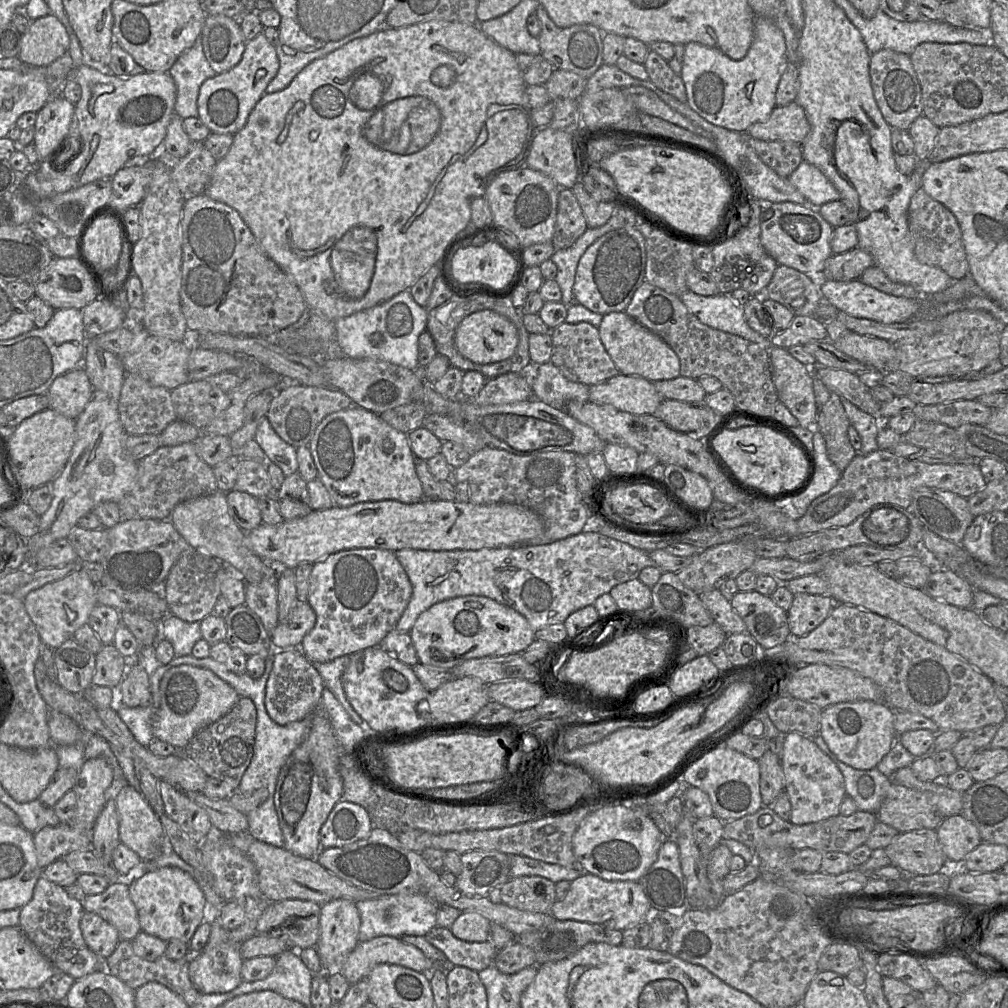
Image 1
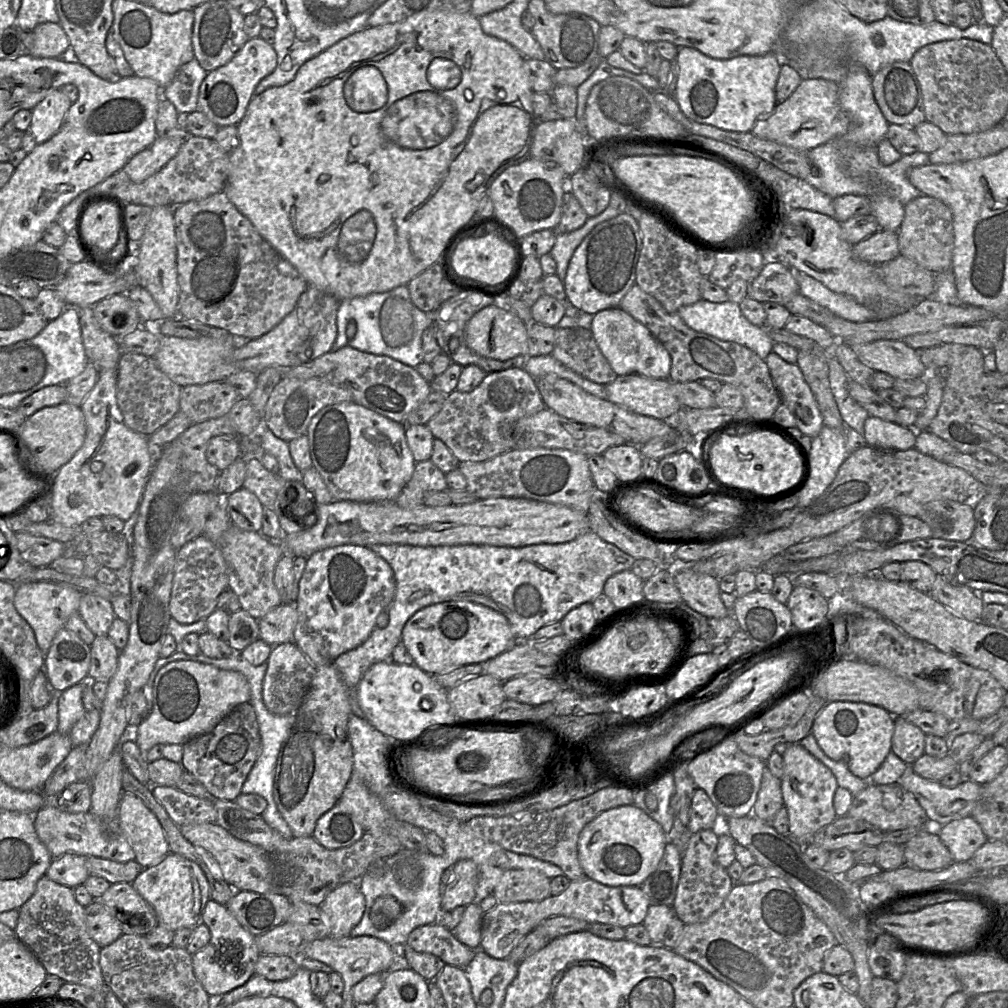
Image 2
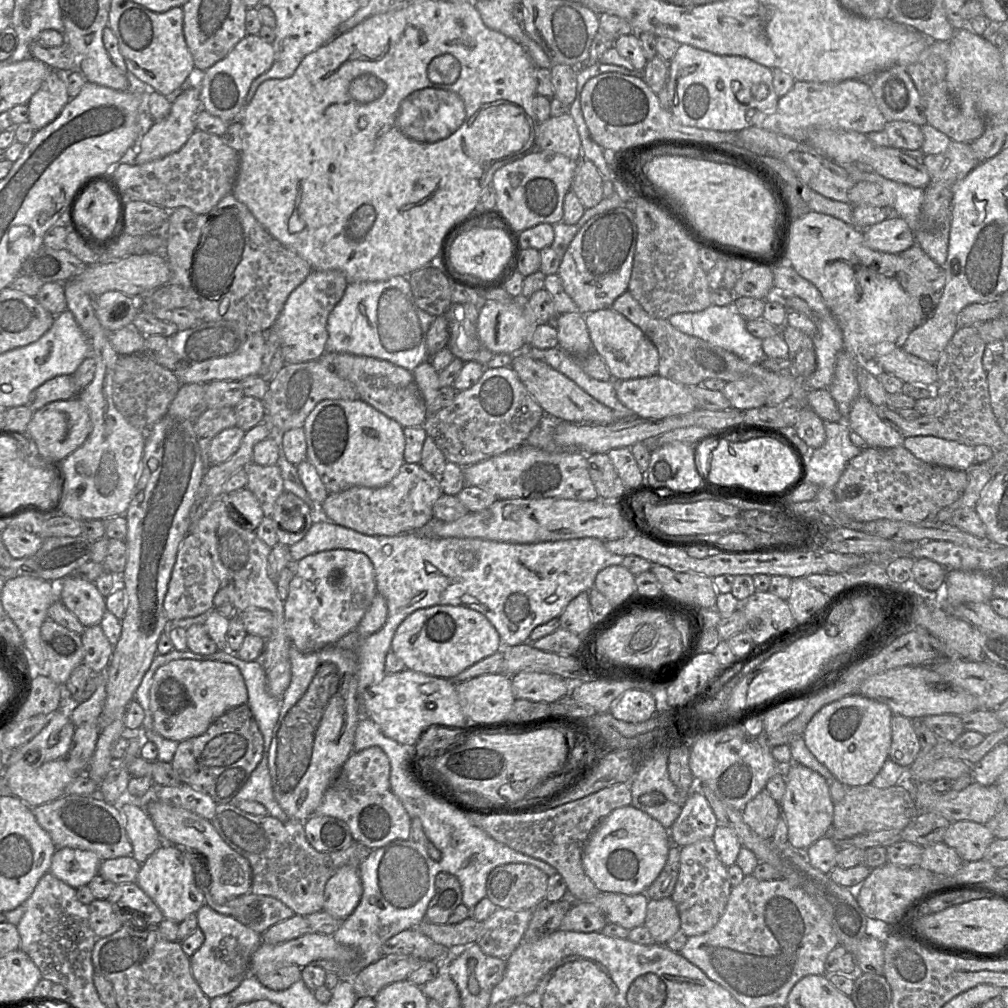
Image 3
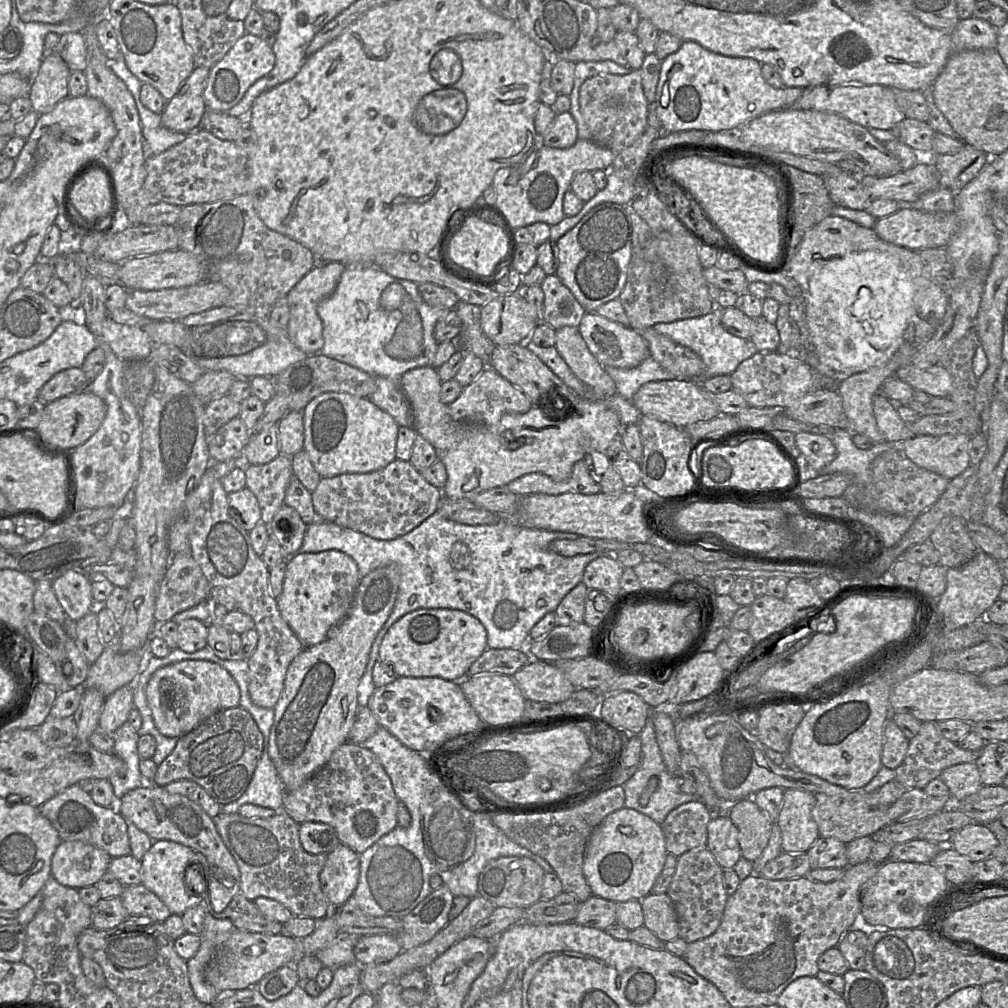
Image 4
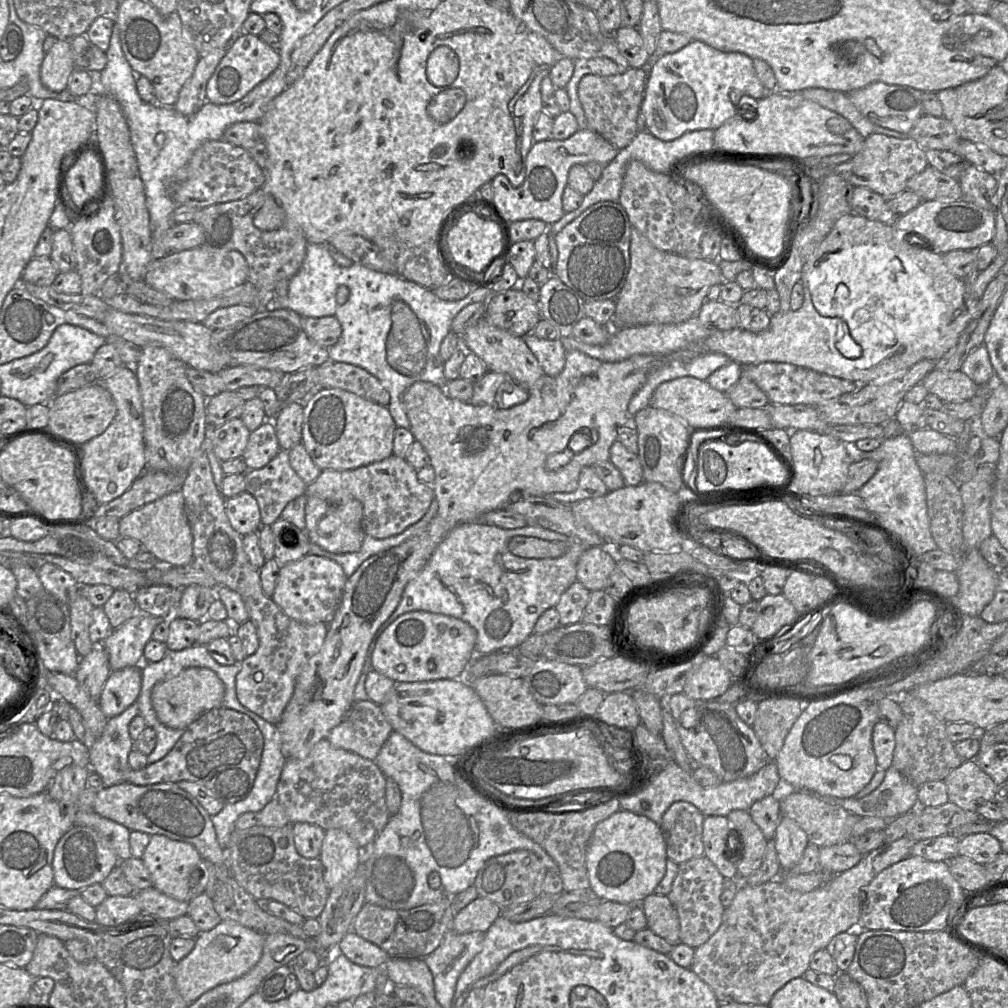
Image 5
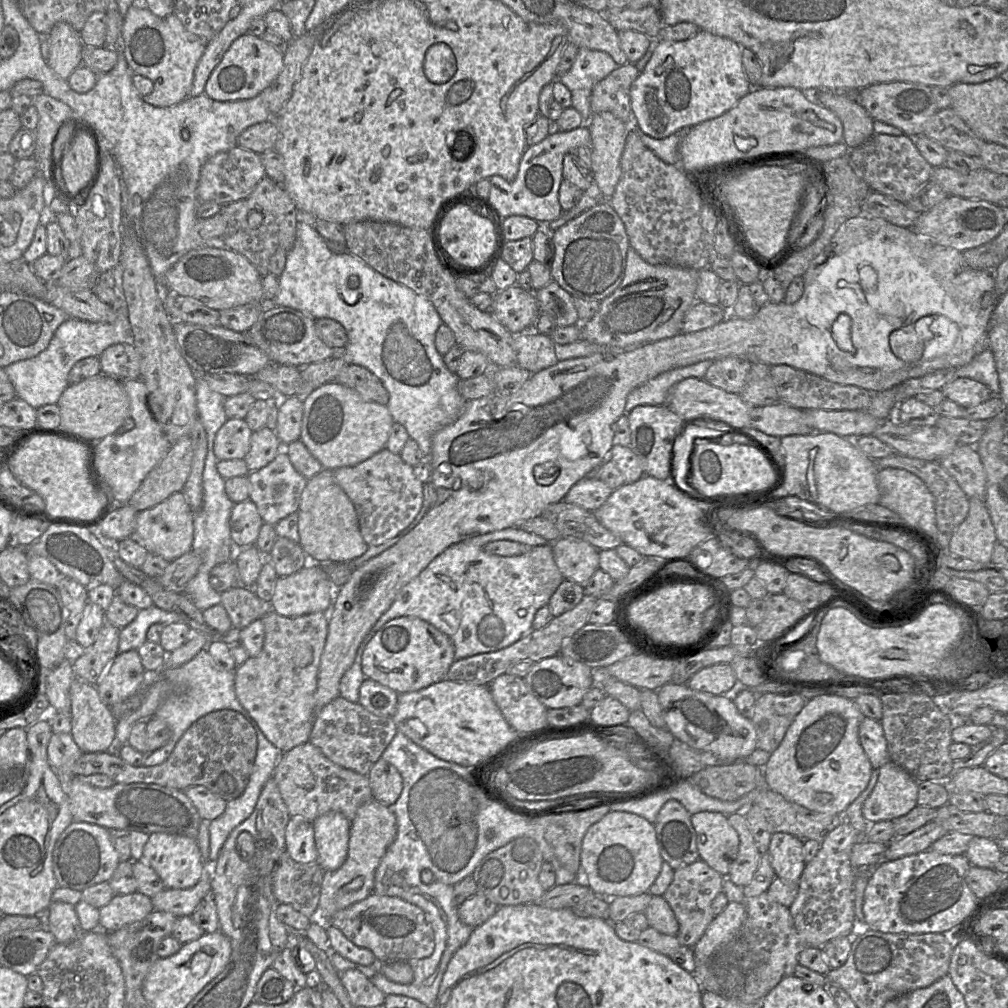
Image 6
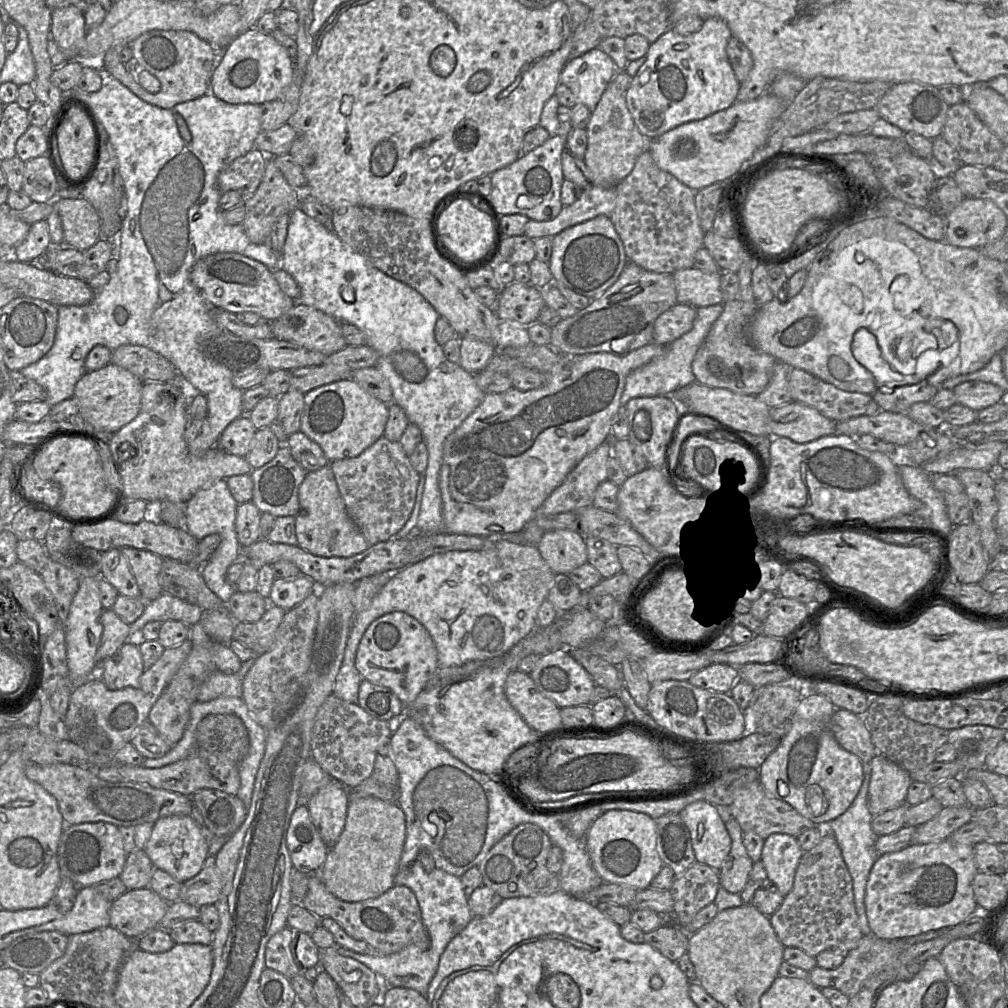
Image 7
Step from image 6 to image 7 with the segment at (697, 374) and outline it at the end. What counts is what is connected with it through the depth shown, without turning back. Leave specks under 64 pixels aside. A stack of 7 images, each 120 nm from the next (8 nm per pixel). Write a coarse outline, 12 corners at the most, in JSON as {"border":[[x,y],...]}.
{"border":[[696,308],[691,330],[626,378],[621,405],[696,382],[692,362],[723,311]]}

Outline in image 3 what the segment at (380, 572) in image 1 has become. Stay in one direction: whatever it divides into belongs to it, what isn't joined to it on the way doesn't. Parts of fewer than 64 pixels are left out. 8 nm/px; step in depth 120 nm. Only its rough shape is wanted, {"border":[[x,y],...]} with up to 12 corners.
{"border":[[363,553],[302,558],[284,601],[292,646],[356,631],[377,594]]}

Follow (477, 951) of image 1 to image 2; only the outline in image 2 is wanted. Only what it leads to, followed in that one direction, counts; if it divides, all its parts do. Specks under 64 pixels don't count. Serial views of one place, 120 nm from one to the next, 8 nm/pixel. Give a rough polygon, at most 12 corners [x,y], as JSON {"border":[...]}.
{"border":[[439,923],[415,928],[406,944],[463,969],[475,955]]}

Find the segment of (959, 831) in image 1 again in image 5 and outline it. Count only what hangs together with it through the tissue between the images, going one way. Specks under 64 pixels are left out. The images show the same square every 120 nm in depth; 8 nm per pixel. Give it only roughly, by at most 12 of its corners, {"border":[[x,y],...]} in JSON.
{"border":[[990,833],[960,838],[958,855],[986,865],[1002,852]]}

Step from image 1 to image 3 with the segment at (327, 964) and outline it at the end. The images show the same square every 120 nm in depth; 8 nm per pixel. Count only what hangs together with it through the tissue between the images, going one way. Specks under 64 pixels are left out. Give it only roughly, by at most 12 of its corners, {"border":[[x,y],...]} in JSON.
{"border":[[358,867],[325,885],[323,911],[344,920],[359,904]]}

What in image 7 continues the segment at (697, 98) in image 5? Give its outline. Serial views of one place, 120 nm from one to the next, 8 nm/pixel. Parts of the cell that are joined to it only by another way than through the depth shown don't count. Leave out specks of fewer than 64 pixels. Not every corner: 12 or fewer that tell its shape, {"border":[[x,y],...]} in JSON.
{"border":[[725,21],[650,44],[626,91],[654,140],[737,101]]}

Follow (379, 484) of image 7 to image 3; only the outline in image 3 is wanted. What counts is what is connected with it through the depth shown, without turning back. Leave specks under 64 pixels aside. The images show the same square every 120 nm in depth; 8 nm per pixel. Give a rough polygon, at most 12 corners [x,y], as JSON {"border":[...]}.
{"border":[[406,463],[386,486],[330,493],[332,523],[369,536],[416,532],[443,494]]}

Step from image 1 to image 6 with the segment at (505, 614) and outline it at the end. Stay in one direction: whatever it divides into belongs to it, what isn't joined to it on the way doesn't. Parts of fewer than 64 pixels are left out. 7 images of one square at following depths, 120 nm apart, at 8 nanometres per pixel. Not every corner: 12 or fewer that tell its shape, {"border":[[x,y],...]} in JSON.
{"border":[[422,619],[384,624],[366,678],[402,694],[446,679],[447,635]]}

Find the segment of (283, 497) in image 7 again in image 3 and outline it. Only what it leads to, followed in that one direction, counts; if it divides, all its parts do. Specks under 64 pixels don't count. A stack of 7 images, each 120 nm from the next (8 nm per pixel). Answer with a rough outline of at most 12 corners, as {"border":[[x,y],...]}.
{"border":[[251,462],[247,488],[271,517],[284,491],[280,467]]}

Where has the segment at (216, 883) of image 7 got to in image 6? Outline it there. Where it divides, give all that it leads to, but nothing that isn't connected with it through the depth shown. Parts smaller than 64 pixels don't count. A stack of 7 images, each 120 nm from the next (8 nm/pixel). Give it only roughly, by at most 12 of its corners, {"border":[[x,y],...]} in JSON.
{"border":[[210,865],[187,889],[164,889],[151,897],[154,910],[191,916],[211,893]]}

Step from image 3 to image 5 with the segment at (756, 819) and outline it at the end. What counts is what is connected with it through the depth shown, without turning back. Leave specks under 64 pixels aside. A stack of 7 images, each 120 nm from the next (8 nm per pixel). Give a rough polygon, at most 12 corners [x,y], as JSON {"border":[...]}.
{"border":[[748,811],[727,819],[742,844],[737,875],[761,866],[768,841]]}

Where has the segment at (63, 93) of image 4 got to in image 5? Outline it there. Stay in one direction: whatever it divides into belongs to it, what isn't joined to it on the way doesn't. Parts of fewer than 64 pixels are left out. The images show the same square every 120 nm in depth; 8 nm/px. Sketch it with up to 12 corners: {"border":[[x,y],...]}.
{"border":[[69,40],[44,55],[41,83],[65,91],[74,70]]}

